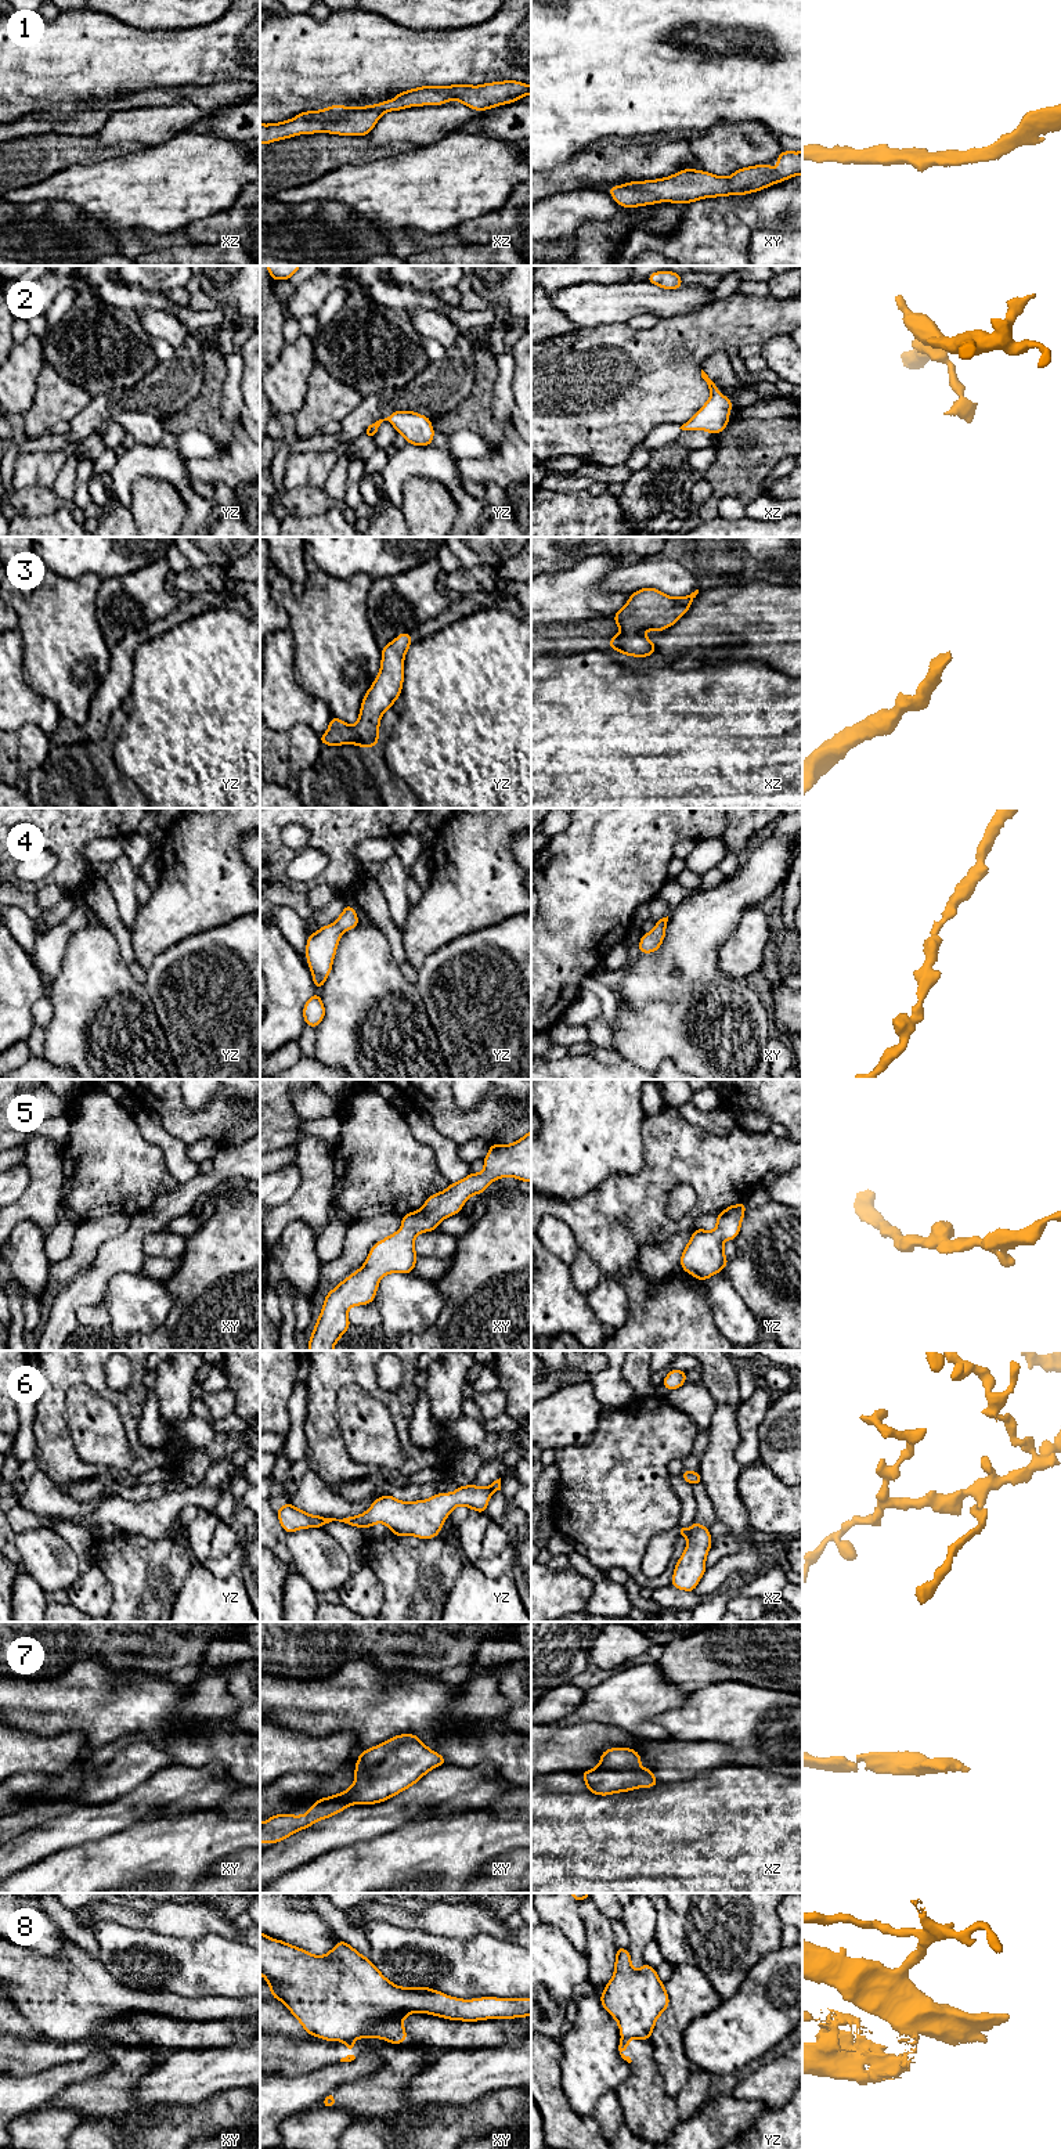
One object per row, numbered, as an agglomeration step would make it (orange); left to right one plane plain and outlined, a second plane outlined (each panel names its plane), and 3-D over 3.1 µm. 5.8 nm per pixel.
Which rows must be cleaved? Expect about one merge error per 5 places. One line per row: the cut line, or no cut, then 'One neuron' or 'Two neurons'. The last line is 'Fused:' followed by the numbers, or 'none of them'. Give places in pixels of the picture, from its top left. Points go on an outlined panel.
1: No split. One neuron
2: No split. One neuron
3: No split. One neuron
4: No split. One neuron
5: No split. One neuron
6: No split. One neuron
7: No split. One neuron
8: Split along yz (621, 2037), (627, 2040). Two neurons
Fused: 8

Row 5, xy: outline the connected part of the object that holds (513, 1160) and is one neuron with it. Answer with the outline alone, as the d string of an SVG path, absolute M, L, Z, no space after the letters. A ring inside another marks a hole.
M531 1132L513 1144L490 1146L480 1173L469 1173L465 1179L451 1183L444 1191L432 1194L421 1209L403 1215L401 1229L378 1241L371 1248L365 1263L326 1294L308 1341L308 1351L333 1351L335 1344L350 1327L347 1310L351 1306L372 1304L379 1280L387 1273L412 1273L418 1259L414 1248L415 1236L437 1229L443 1219L456 1215L470 1196L483 1194L490 1183L505 1176L531 1182Z

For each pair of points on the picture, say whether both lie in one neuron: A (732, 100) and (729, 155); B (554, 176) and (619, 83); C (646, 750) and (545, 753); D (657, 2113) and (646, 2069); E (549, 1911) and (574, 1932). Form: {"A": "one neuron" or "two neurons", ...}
{"A": "two neurons", "B": "two neurons", "C": "one neuron", "D": "one neuron", "E": "one neuron"}

